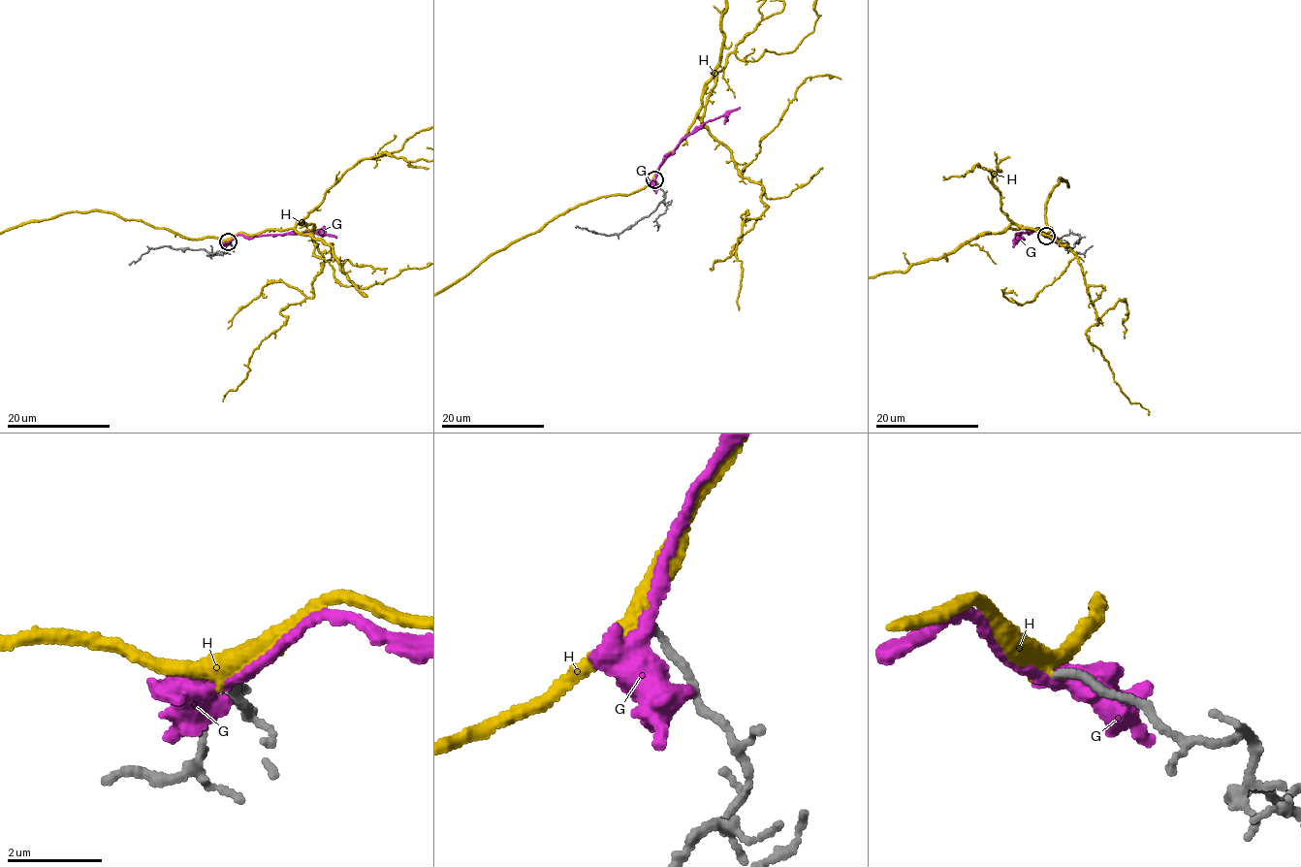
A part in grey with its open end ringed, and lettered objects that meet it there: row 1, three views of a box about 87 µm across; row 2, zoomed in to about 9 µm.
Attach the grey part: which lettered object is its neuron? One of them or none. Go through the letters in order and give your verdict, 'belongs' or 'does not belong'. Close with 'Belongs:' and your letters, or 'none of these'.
G: does not belong
H: belongs
Belongs: H

